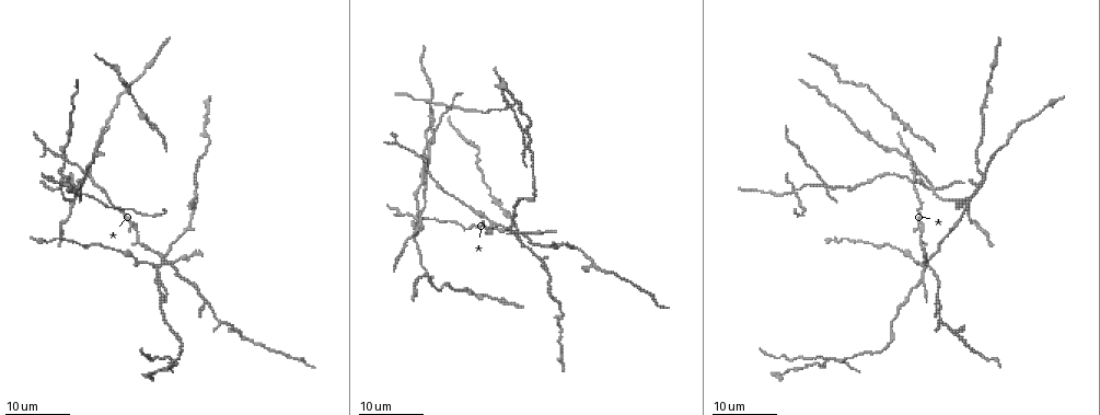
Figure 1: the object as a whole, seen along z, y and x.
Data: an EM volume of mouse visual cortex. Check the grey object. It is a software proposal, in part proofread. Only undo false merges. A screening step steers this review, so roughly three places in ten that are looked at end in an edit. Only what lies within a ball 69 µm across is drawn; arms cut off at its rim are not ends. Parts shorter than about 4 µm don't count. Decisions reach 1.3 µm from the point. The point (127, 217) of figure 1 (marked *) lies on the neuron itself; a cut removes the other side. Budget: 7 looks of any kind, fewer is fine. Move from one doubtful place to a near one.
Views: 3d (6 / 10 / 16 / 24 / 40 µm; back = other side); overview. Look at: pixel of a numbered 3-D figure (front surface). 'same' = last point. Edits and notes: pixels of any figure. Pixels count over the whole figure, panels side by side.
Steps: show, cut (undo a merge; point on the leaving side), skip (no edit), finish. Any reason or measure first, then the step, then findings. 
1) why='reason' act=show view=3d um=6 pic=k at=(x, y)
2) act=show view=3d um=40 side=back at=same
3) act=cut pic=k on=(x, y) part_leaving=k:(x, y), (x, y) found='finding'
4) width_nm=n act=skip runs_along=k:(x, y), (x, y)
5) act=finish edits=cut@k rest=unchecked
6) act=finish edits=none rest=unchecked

why='branch point' act=show view=3d um=24 pic=1 at=(63, 162)

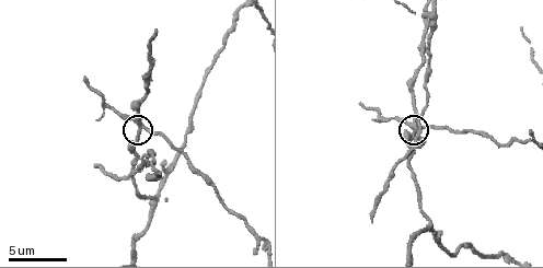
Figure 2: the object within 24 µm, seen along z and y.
why='closer look' act=show view=3d um=10 pic=2 at=(140, 128)

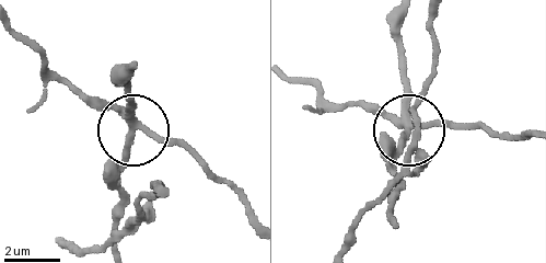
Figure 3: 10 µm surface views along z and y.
arms=3 act=cut pic=3 on=(129, 100) part_leaving=3:(131, 121), (129, 73) found='two neurons meet here'

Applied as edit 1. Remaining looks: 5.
why='sudden change in width' act=show view=3d um=6 pic=2 at=(433, 32)

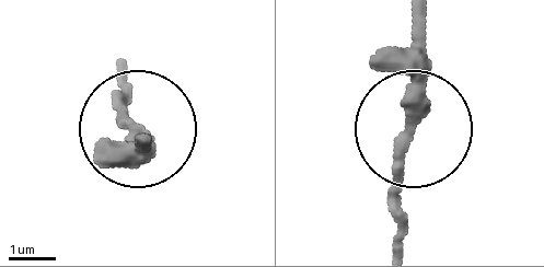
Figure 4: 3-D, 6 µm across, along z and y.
act=skip runs_along=4:(395, 241), (415, 10) found='all the same neuron'

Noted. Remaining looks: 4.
why='looks like a crossing' act=show view=3d um=16 pic=1 at=(824, 181)

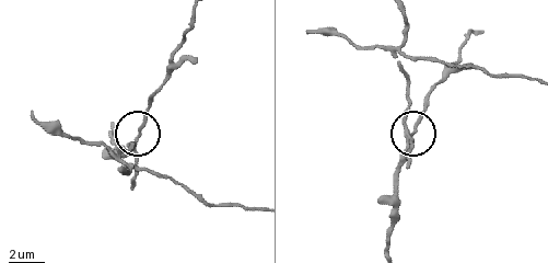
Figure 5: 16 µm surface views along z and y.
act=show view=3d um=10 pic=5 at=(413, 134)

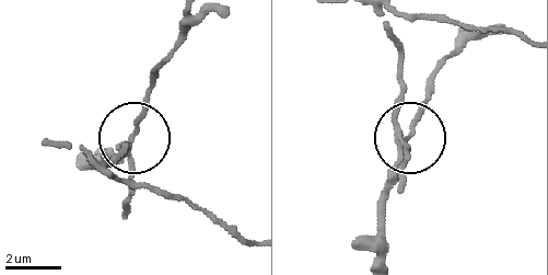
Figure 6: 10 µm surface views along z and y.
act=cut pic=6 on=(140, 119) part_leaving=6:(400, 139), (419, 121), (431, 76), (464, 34) found='two neurons meet here'

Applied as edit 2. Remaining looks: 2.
why='four-way junction' act=show view=3d um=16 pic=1 at=(166, 263)

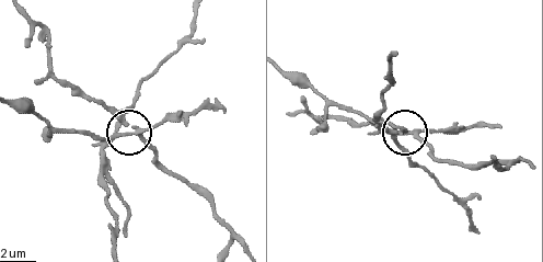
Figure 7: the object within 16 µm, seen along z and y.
act=show view=3d um=10 pic=7 at=(121, 134)

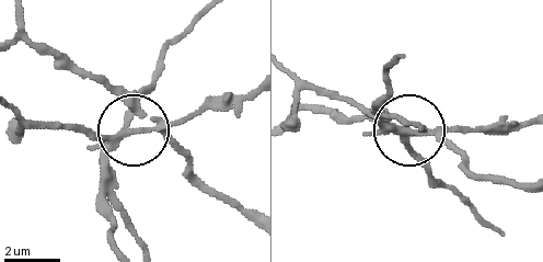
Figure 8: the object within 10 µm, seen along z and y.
side_arm_um=35 act=cut pic=8 on=(415, 155) found='a second neuron is stuck on'

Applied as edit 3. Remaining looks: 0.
act=finish edits=cut@3,cut@6,cut@8 rest=unchecked

